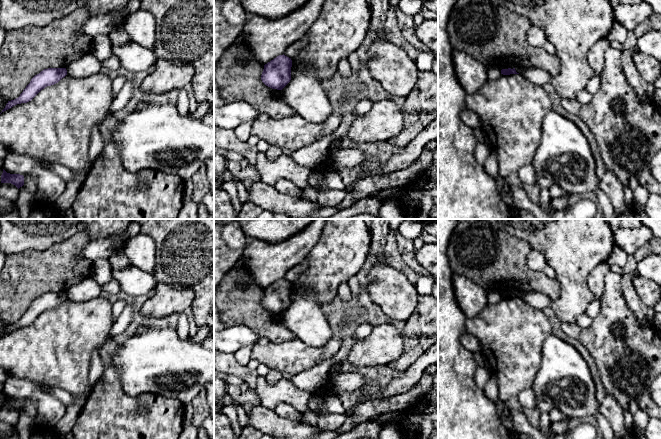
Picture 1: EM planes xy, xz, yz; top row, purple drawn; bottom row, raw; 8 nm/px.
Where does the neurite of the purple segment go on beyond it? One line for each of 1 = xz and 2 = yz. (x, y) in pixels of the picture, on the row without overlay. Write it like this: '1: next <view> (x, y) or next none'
1: next none
2: next none

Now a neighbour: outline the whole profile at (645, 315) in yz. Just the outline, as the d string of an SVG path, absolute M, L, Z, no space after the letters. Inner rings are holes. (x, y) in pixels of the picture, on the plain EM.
M628 274L621 275L622 292L626 303L640 324L653 325L656 313L653 307L648 307L639 300L632 279L633 277Z

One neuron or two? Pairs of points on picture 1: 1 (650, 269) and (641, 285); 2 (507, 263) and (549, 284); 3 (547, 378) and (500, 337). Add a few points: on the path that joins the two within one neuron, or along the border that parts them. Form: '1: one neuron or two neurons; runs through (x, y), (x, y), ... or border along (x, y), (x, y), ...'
1: two neurons; border along (637, 273), (650, 280)
2: one neuron; runs through (517, 273), (524, 279), (539, 282)
3: two neurons; border along (542, 347), (540, 367), (530, 387)

